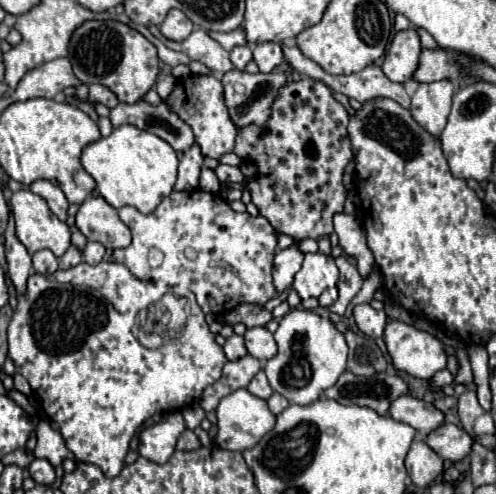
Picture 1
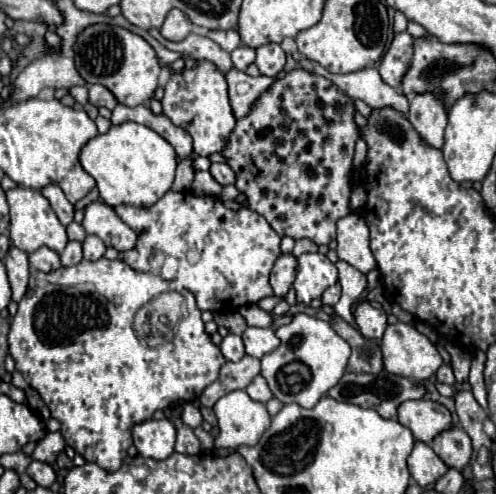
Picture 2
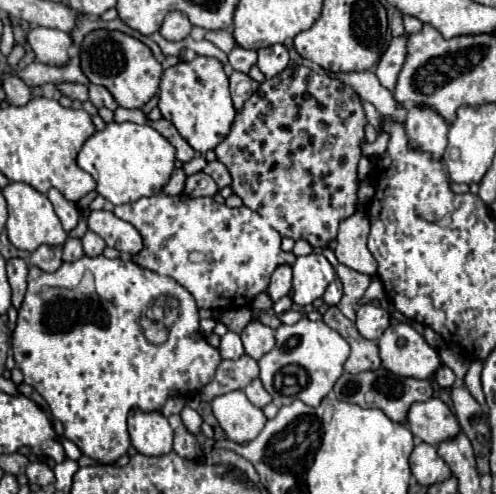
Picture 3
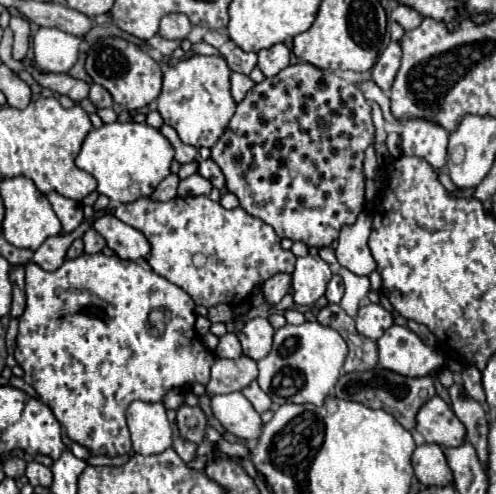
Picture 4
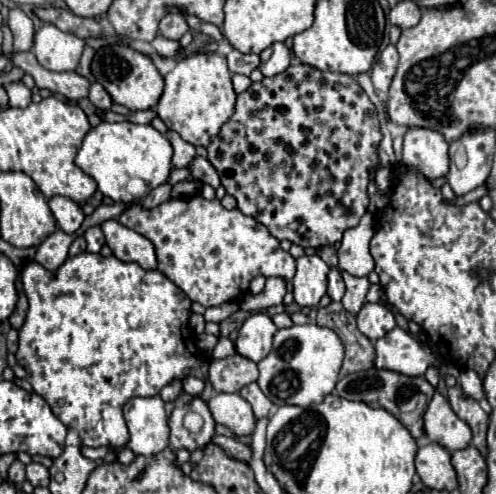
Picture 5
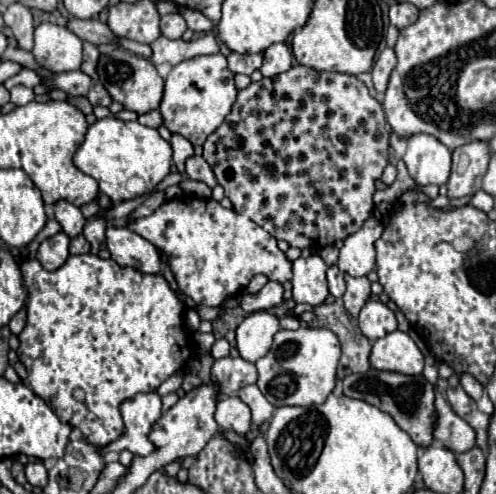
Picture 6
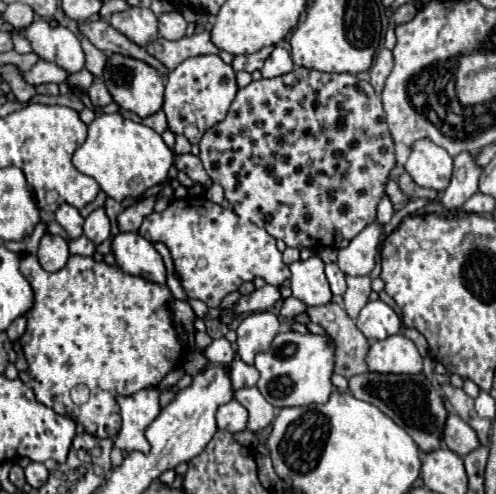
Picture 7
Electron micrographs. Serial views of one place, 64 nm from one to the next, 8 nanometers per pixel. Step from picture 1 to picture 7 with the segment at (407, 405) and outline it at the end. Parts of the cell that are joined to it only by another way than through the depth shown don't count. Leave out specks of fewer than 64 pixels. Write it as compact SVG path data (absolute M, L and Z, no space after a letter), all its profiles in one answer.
M450 414L444 430L444 446L458 456L468 456L468 452L474 452L480 442L476 432L460 416Z

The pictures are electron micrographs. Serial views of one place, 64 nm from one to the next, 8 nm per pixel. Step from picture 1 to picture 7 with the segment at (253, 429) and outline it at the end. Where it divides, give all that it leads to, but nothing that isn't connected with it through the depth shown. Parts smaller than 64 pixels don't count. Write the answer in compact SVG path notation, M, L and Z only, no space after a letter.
M230 400L228 404L222 404L216 412L216 422L220 430L226 432L240 432L246 428L246 420L248 420L248 412L244 406L240 406L236 400Z

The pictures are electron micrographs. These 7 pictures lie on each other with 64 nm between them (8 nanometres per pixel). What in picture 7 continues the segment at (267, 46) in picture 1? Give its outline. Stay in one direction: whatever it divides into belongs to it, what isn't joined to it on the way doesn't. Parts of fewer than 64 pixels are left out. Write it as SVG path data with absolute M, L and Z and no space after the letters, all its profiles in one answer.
M276 46L274 52L268 56L268 60L264 62L262 76L264 78L276 78L276 76L284 76L292 70L294 70L294 62L290 58L290 52L282 46Z

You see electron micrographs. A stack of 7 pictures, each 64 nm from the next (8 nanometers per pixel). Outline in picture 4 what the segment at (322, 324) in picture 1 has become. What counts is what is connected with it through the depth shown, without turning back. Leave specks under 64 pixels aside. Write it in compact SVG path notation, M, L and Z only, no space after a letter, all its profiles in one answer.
M304 322L300 326L286 324L276 330L274 346L270 354L258 360L258 384L276 404L316 404L320 406L324 398L332 392L344 358L348 354L348 346L342 336L318 322Z

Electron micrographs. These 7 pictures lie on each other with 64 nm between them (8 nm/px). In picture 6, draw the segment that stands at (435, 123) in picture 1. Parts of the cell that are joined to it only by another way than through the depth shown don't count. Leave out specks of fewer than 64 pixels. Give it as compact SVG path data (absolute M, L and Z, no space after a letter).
M416 134L406 142L408 150L404 156L404 164L416 184L444 186L448 182L452 166L450 150L428 134Z

